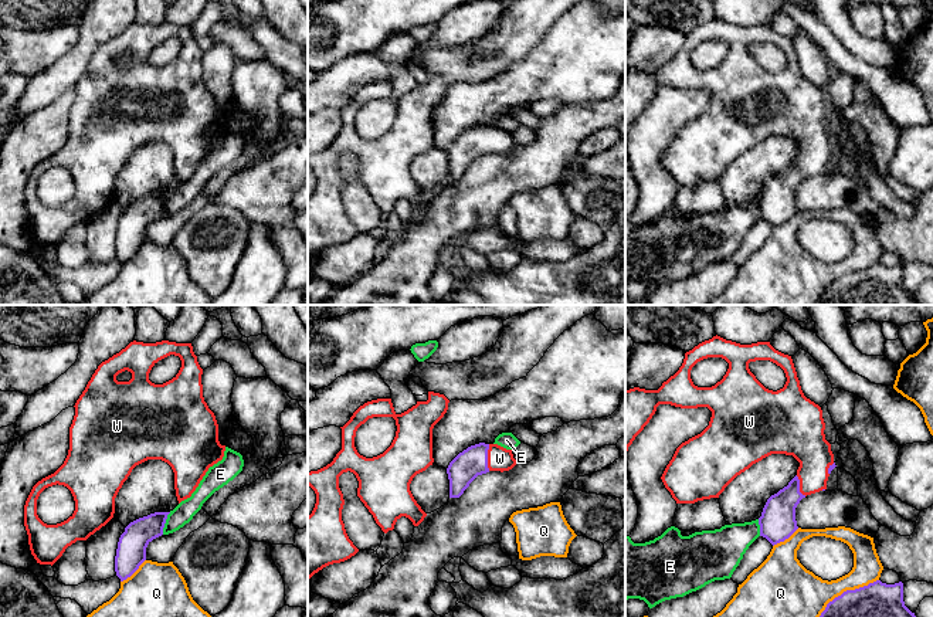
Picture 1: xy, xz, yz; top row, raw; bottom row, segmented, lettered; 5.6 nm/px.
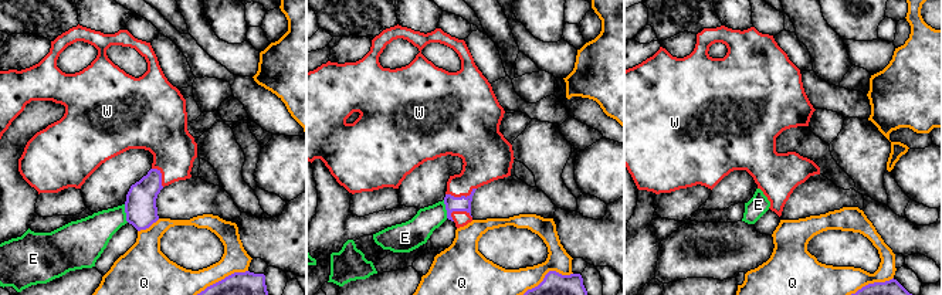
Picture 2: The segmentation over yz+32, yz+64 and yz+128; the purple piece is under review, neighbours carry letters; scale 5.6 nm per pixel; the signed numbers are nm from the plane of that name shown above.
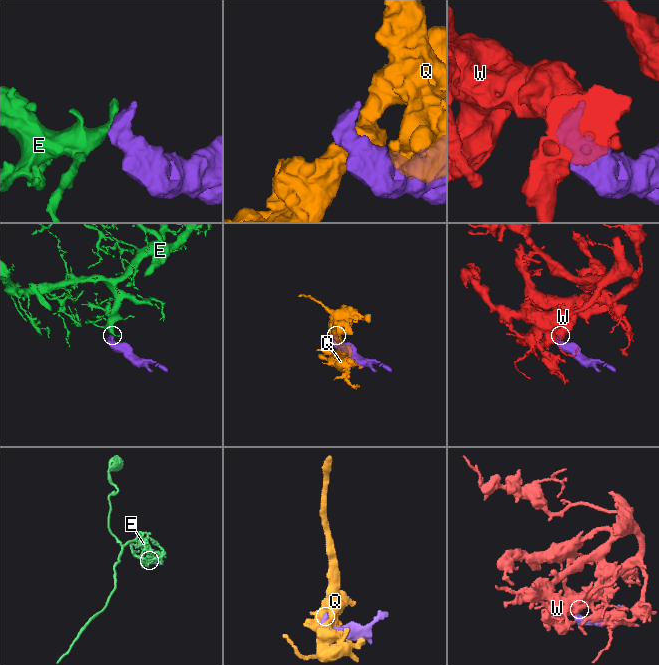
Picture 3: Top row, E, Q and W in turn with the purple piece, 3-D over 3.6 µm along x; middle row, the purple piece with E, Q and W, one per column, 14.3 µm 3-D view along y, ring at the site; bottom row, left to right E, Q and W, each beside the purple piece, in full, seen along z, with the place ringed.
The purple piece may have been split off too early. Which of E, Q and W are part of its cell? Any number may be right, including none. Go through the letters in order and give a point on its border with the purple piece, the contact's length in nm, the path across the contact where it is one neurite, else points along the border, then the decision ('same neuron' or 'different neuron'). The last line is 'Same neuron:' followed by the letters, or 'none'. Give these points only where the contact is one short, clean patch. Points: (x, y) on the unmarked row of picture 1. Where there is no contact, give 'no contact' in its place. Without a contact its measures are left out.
E: contact xy (165, 204); length 140 nm; border xy (170, 195), (162, 216); different neuron
Q: contact yz (844, 274); length 440 nm; different neuron
W: contact xz (487, 139); length 150 nm; same neuron
Same neuron: W

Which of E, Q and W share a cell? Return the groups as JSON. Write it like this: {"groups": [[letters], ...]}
{"groups": [["E"], ["Q"], ["W"]]}

